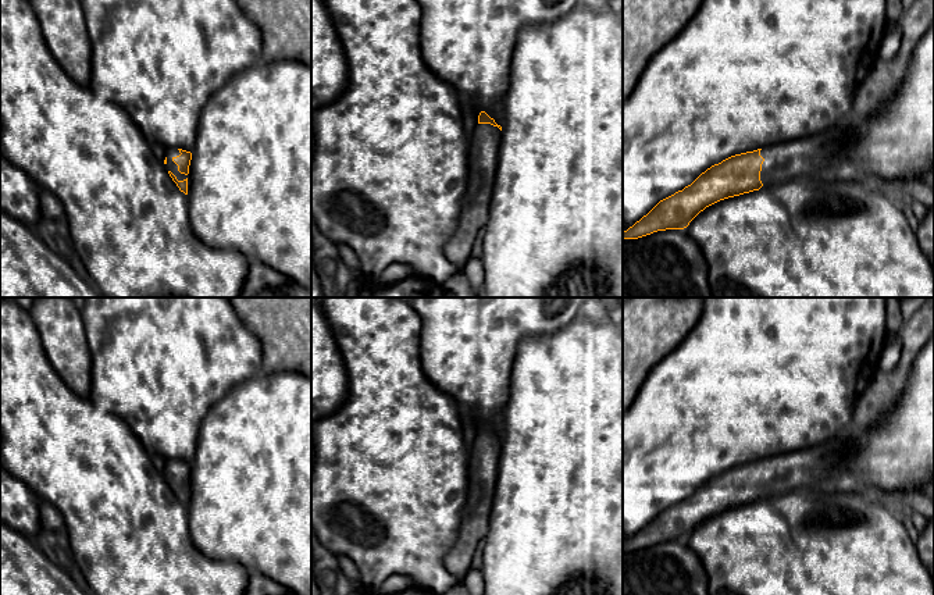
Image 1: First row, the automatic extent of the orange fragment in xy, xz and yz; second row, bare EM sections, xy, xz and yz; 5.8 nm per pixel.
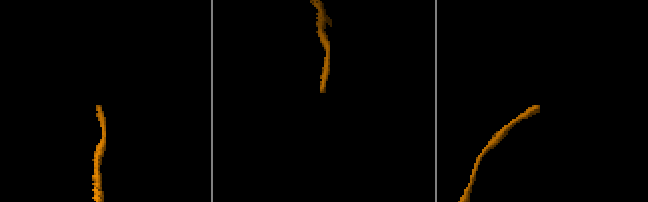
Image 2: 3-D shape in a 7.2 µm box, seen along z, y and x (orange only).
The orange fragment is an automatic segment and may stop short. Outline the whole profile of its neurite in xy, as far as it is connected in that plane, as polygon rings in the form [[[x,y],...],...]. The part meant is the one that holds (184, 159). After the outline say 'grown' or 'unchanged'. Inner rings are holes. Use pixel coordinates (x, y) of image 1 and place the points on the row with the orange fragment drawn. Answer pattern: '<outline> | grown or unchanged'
[[[174,147],[167,149],[164,164],[172,181],[185,195],[188,195],[188,174],[190,160],[192,160],[190,152]]] | grown

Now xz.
[[[485,111],[480,113],[478,125],[473,135],[471,153],[468,158],[467,189],[463,197],[461,213],[457,220],[456,229],[443,247],[445,256],[457,266],[456,274],[463,272],[466,263],[471,257],[471,249],[477,234],[482,228],[485,228],[489,220],[489,206],[498,168],[498,147],[500,145],[500,131],[502,127],[498,125],[493,118],[491,118]]] | grown

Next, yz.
[[[851,113],[841,122],[813,136],[735,154],[712,165],[691,185],[660,200],[623,232],[623,239],[638,239],[666,229],[684,229],[706,207],[759,190],[763,185],[839,171],[844,167],[839,154],[855,120]]] | grown

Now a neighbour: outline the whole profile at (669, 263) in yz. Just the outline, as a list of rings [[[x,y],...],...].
[[[685,229],[623,239],[623,298],[713,298],[699,245]]]

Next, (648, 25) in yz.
[[[623,0],[623,103],[648,61],[685,28],[700,4],[702,0]]]

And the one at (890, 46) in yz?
[[[894,31],[885,35],[880,43],[877,60],[890,61],[896,57],[901,49],[902,35],[901,31]]]

